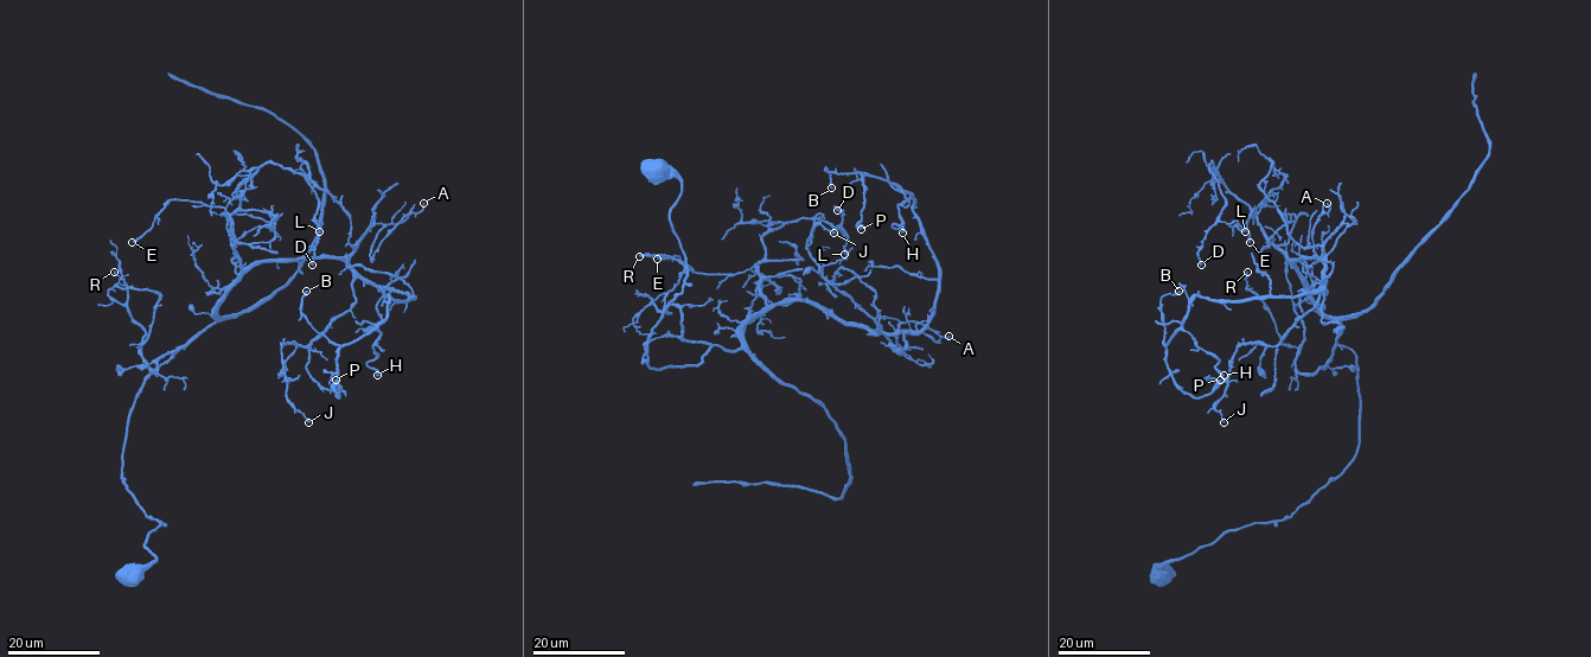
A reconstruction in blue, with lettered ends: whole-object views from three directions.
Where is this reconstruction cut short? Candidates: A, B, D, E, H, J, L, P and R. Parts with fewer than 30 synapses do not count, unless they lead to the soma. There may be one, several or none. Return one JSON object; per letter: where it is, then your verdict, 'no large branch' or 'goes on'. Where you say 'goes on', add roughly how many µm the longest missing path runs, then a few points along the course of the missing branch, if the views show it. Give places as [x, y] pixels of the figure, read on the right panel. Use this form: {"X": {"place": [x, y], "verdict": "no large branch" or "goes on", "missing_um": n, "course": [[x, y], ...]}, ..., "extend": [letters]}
{"A": {"place": [1327, 203], "verdict": "no large branch"}, "B": {"place": [1179, 291], "verdict": "no large branch"}, "D": {"place": [1201, 265], "verdict": "no large branch"}, "E": {"place": [1250, 242], "verdict": "no large branch"}, "H": {"place": [1224, 375], "verdict": "no large branch"}, "J": {"place": [1224, 422], "verdict": "no large branch"}, "L": {"place": [1245, 231], "verdict": "no large branch"}, "P": {"place": [1220, 380], "verdict": "no large branch"}, "R": {"place": [1247, 272], "verdict": "no large branch"}, "extend": []}

